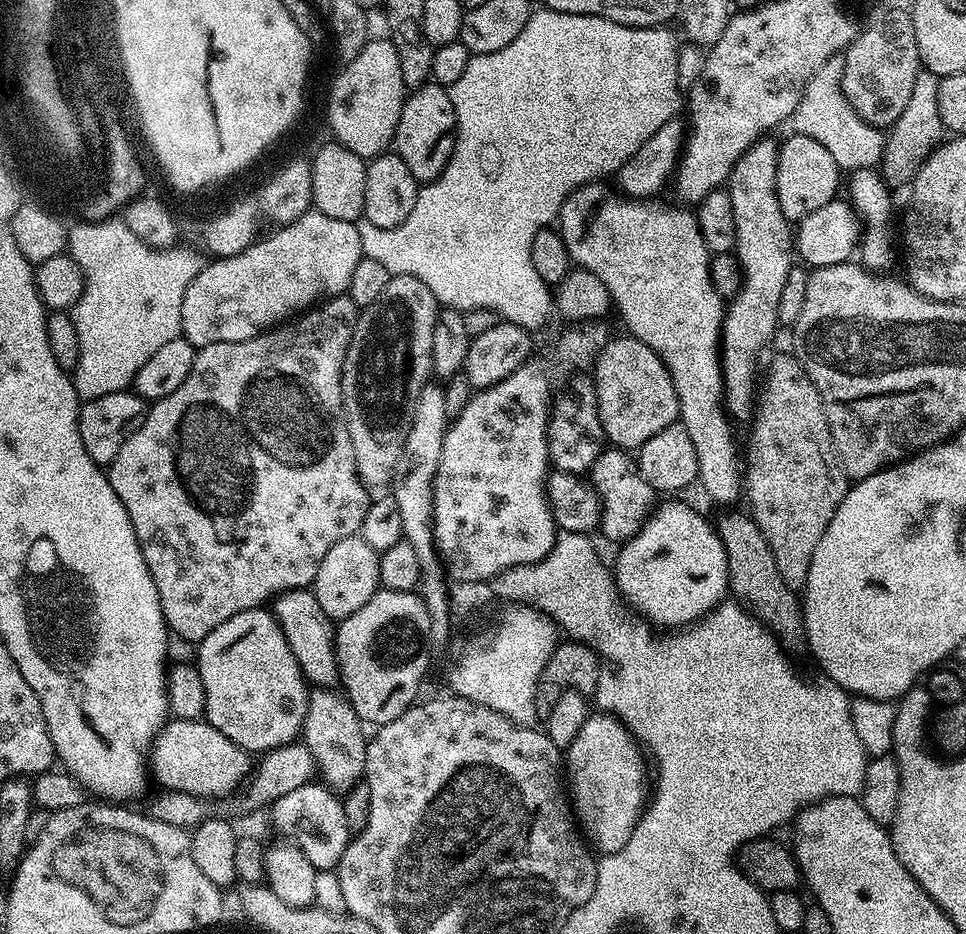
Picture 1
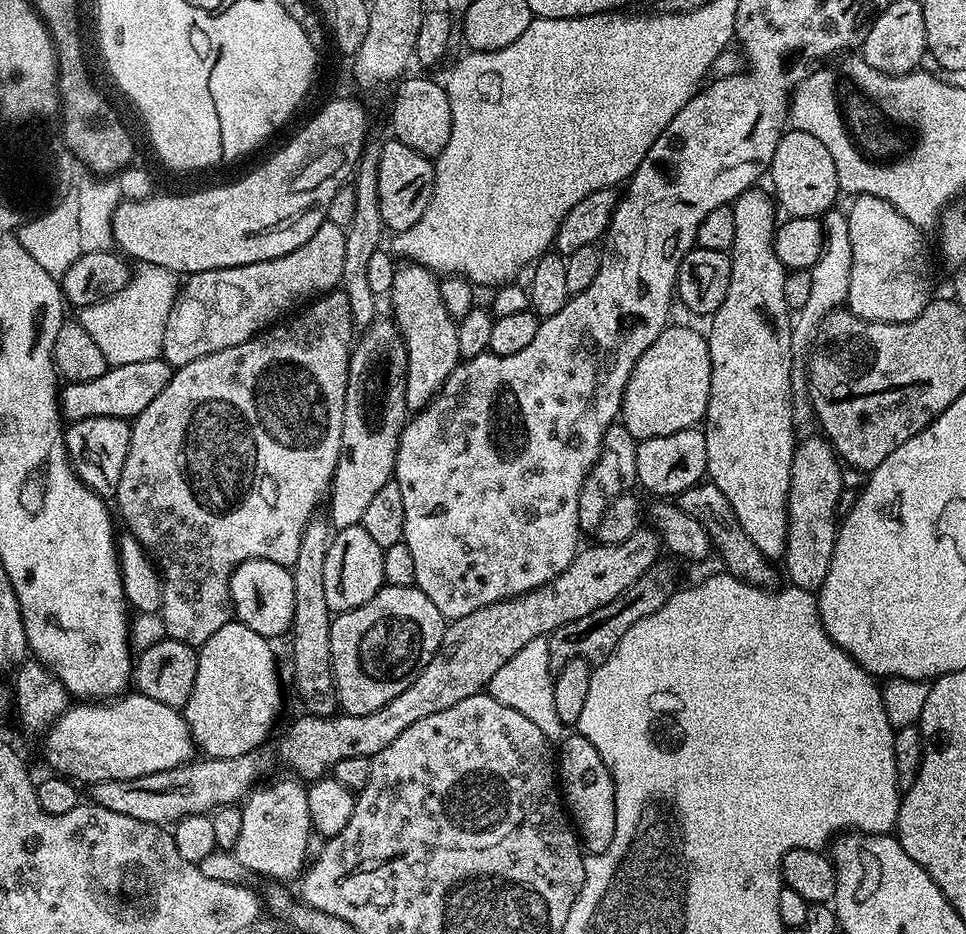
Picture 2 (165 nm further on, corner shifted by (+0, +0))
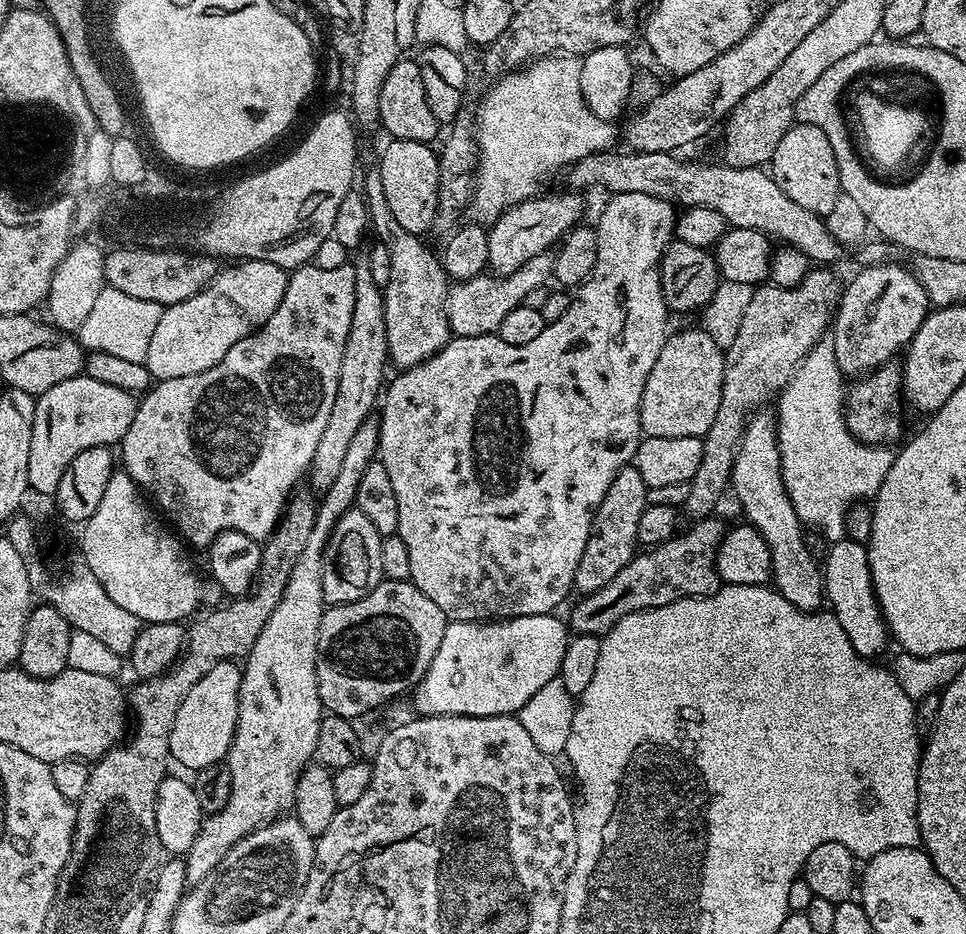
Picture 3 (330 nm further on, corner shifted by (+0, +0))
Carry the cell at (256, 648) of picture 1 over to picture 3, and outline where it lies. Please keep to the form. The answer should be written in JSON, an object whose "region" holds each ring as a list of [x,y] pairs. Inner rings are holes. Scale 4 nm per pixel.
{"region":[[[223,660],[210,674],[198,678],[194,690],[182,698],[182,706],[174,714],[174,730],[170,730],[170,757],[175,763],[177,760],[184,768],[199,770],[227,757],[238,722],[241,675],[239,663]]]}

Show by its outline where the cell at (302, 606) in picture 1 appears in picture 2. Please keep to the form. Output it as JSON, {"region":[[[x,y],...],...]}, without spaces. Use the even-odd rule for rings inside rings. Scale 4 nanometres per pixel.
{"region":[[[247,560],[232,572],[228,583],[228,597],[232,599],[232,610],[239,623],[250,626],[254,634],[277,638],[289,631],[294,618],[294,578],[291,567],[278,562]]]}

